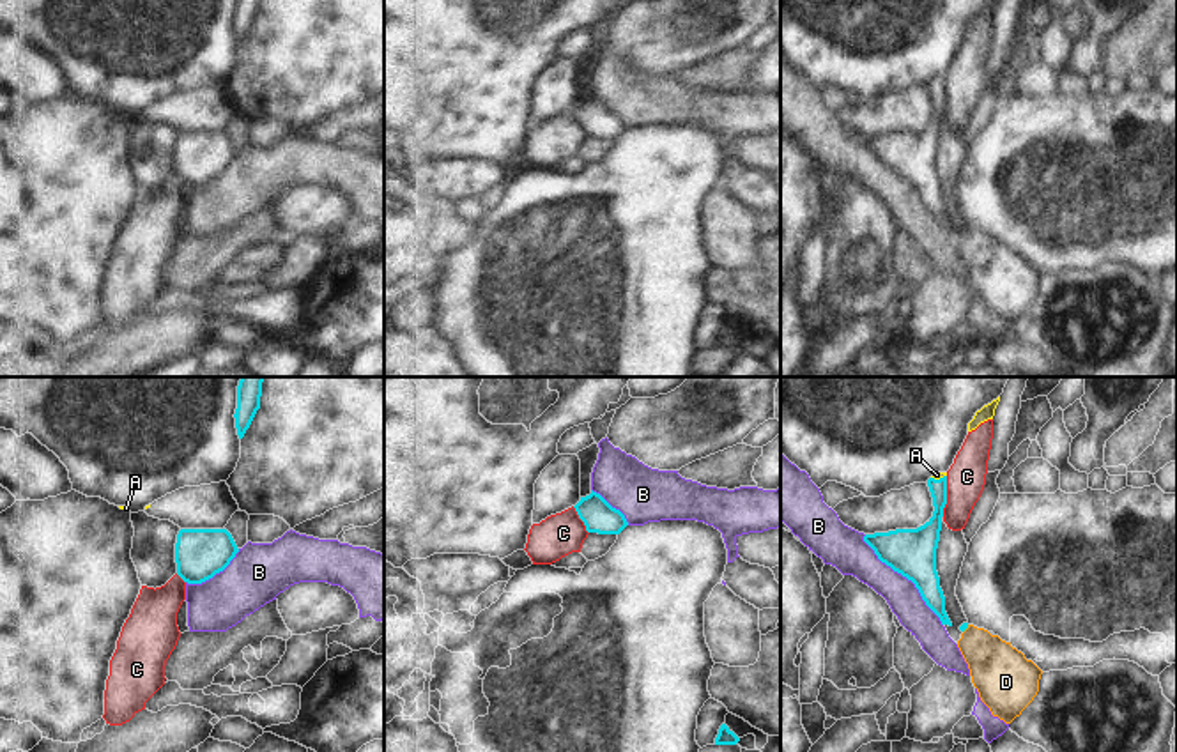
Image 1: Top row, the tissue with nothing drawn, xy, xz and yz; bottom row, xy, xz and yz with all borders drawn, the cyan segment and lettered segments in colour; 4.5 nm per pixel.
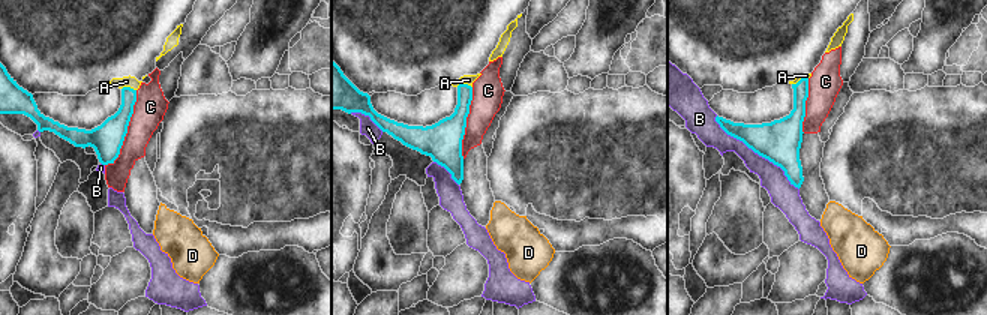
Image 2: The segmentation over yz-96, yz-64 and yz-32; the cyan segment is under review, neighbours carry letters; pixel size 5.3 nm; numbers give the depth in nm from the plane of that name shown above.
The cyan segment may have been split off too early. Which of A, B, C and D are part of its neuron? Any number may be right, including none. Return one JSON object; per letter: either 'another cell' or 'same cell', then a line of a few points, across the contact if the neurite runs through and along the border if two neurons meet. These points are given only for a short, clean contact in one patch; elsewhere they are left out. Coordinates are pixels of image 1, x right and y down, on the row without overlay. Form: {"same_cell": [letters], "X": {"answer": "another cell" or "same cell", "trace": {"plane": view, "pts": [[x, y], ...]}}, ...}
{"same_cell": [], "A": {"answer": "another cell", "trace": {"plane": "yz", "pts": [[946, 78], [931, 82]]}}, "B": {"answer": "another cell"}, "C": {"answer": "another cell"}, "D": {"answer": "another cell", "trace": {"plane": "yz", "pts": [[969, 229], [963, 236]]}}}

